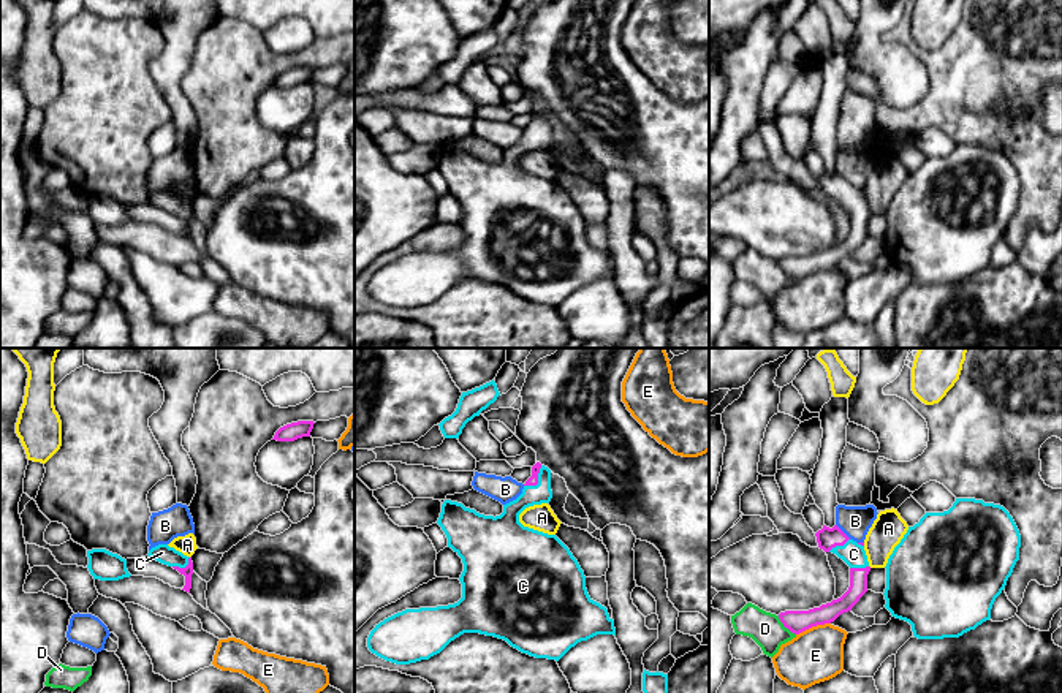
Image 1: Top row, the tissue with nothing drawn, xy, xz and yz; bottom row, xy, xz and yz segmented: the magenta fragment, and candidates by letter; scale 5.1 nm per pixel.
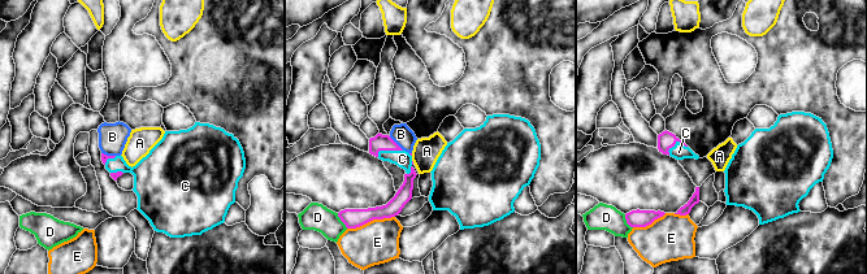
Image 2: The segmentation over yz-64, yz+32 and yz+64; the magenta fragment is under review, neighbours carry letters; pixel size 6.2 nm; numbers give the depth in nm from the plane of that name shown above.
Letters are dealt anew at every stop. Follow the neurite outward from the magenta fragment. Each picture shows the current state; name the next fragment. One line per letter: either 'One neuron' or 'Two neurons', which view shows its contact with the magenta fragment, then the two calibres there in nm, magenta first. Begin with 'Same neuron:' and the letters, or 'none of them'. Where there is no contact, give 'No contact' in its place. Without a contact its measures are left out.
Same neuron: C
A: Two neurons. No contact
B: Two neurons. Touches magenta in yz. Thickness 110 nm (magenta) against 160 nm
C: One neuron. Touches magenta in xz. Thickness 50 nm (magenta) against 110 nm
D: Two neurons. Touches magenta in yz. Thickness 110 nm (magenta) against 170 nm
E: Two neurons. Touches magenta in yz. Thickness 110 nm (magenta) against 280 nm

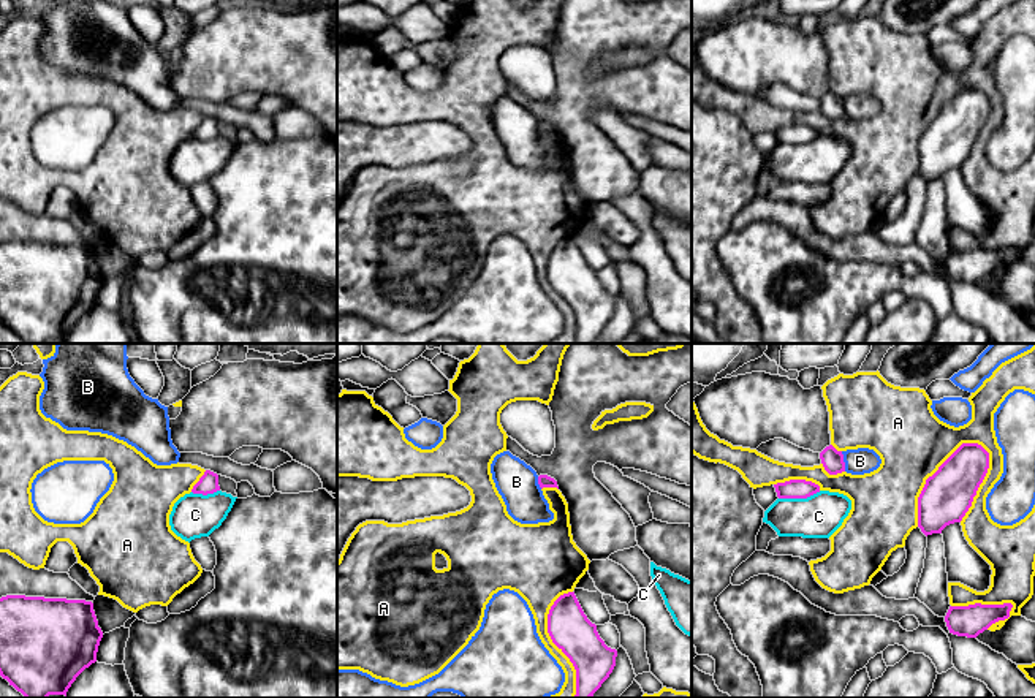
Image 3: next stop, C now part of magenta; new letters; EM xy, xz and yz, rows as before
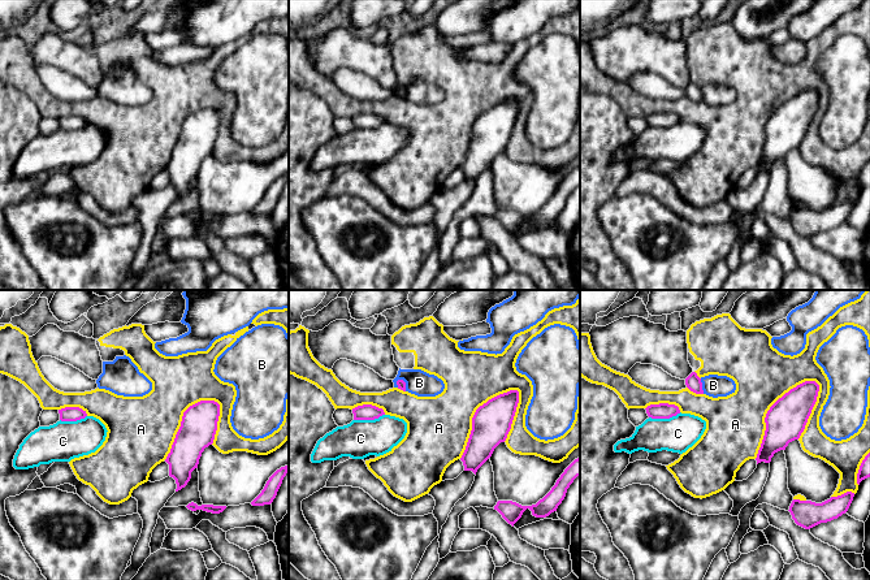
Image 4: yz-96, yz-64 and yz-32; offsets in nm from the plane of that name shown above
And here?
Same neuron: none of them
A: Two neurons. Touches magenta in yz. Thickness 260 nm (magenta) against 360 nm
B: Two neurons. Touches magenta in yz. Thickness 110 nm (magenta) against 130 nm
C: Two neurons. Touches magenta in yz. Thickness 100 nm (magenta) against 220 nm

